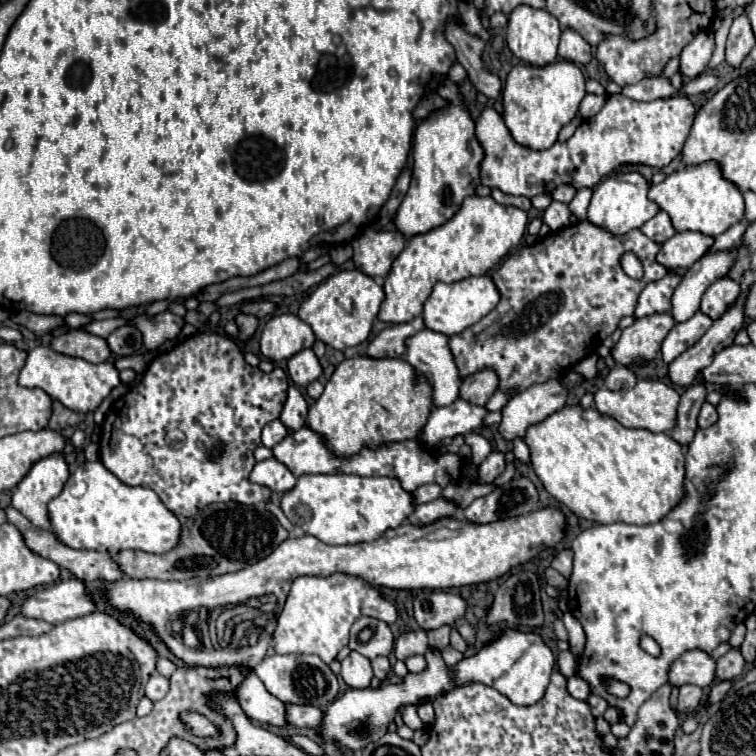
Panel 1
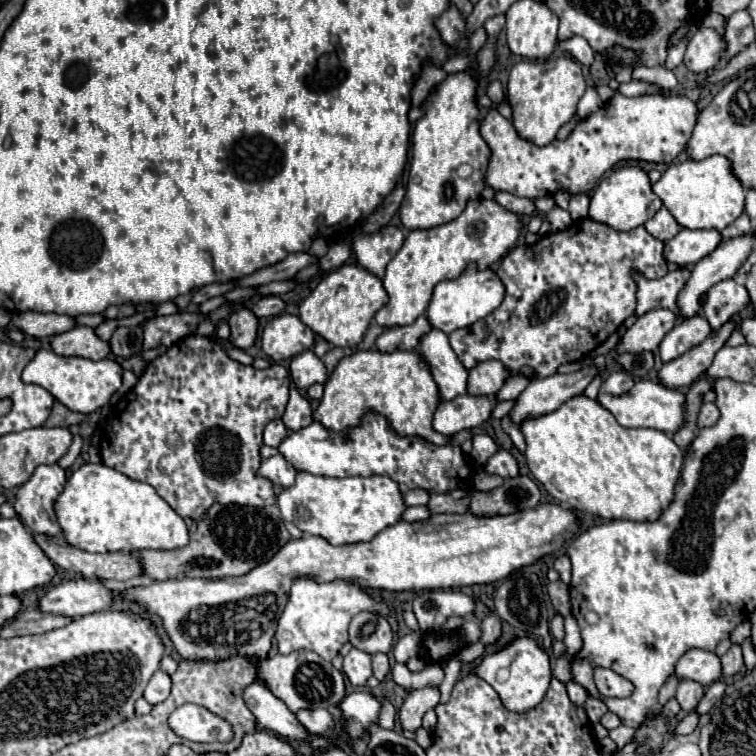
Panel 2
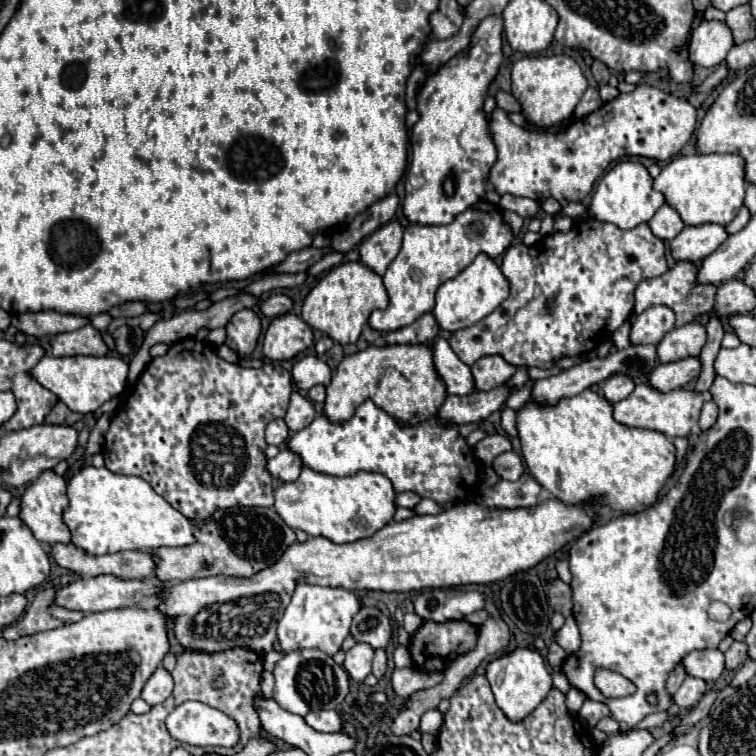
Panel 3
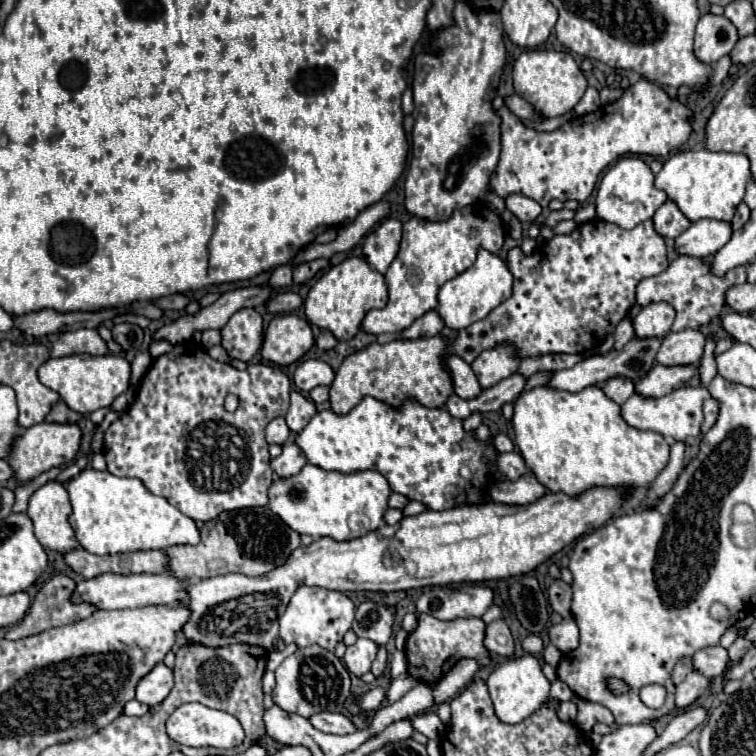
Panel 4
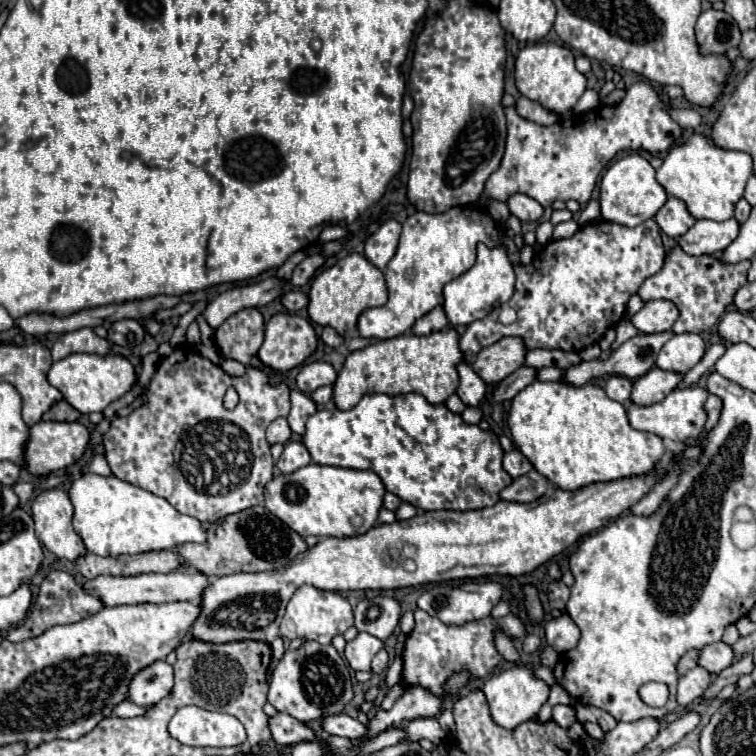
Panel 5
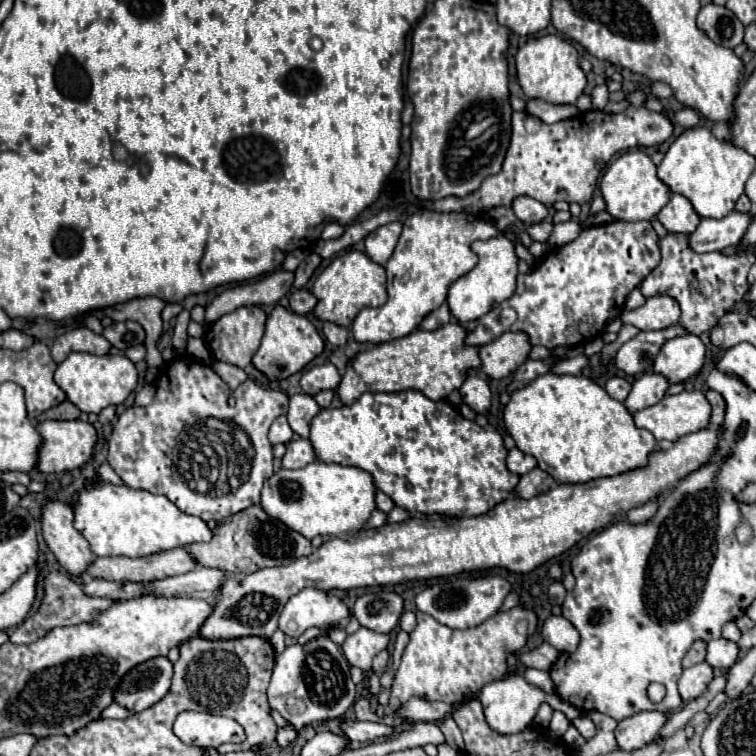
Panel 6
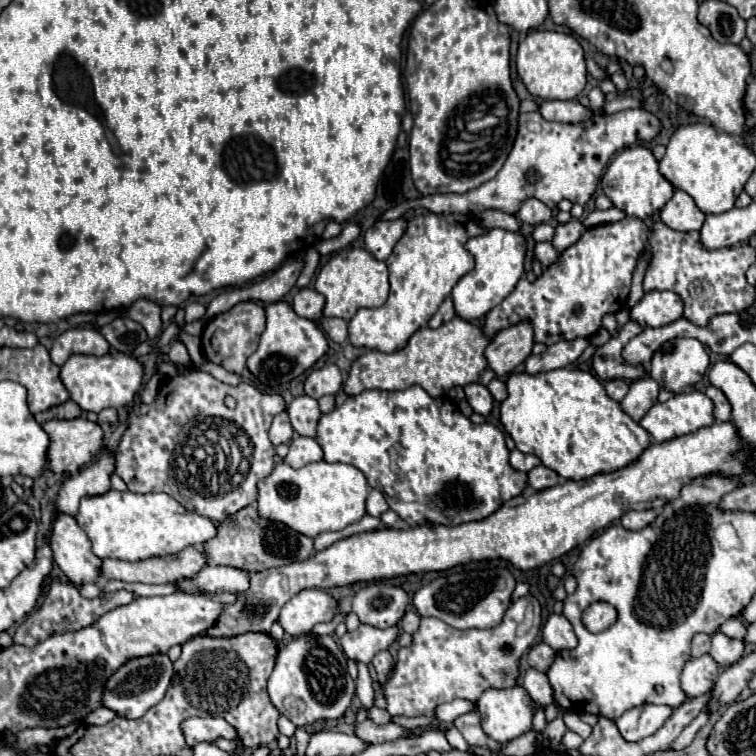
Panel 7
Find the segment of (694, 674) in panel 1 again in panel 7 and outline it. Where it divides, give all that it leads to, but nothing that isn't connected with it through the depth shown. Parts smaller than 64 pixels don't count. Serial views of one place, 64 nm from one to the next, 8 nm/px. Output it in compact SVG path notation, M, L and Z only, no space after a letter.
M720 630L714 634L710 656L712 656L722 668L726 668L726 666L738 662L738 658L742 658L742 654L744 654L744 640L728 638L728 636L722 634Z

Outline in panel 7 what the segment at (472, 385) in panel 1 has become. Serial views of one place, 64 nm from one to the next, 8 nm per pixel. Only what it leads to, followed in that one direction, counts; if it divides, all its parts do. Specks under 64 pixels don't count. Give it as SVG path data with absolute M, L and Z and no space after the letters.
M518 322L500 330L492 344L486 348L488 366L496 372L496 376L504 378L512 370L516 370L532 352L534 330L530 322Z

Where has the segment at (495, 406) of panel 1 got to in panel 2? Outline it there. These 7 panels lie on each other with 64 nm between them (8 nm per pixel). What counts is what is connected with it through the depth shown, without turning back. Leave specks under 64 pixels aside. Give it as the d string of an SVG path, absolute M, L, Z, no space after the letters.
M522 374L510 376L510 378L504 382L502 390L496 394L496 396L498 396L498 402L502 402L502 400L514 400L514 398L518 398L518 394L522 394L522 390L524 390L528 384L530 384L530 380L528 380L526 376L522 376Z

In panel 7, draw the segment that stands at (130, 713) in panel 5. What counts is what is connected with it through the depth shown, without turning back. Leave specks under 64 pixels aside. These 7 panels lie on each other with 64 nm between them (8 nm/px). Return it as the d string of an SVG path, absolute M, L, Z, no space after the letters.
M96 708L96 710L92 710L90 714L86 714L84 724L96 724L96 726L100 726L100 724L110 722L114 716L116 716L116 714L114 714L112 710L108 710L108 708Z

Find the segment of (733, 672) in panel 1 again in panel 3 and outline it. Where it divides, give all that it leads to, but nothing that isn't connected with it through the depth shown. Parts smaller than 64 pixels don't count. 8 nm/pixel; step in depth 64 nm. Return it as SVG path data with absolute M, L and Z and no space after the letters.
M734 642L728 650L726 650L726 668L734 670L738 666L742 666L746 660L746 644L744 642Z

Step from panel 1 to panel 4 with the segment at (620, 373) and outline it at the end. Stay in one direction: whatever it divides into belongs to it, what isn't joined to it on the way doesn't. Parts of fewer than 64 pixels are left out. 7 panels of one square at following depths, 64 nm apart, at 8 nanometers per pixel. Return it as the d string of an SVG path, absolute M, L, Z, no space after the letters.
M616 376L616 378L610 378L602 390L610 400L614 400L616 404L622 404L626 402L626 398L630 398L630 394L634 394L634 384L630 380Z

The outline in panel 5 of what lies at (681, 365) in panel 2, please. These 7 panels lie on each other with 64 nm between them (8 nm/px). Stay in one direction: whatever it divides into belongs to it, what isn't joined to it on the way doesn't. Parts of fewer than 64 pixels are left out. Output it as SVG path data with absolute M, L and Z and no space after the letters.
M652 368L648 374L634 380L630 402L638 406L650 406L650 404L662 402L662 398L666 398L666 394L670 394L680 380L682 380L682 374Z

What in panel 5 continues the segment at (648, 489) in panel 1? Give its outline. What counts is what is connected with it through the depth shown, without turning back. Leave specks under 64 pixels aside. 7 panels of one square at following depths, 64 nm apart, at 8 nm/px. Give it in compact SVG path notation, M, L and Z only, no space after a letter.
M566 380L532 382L526 390L512 398L508 412L508 428L516 448L532 462L532 466L562 490L576 490L592 482L608 482L624 476L642 476L652 472L664 458L662 438L650 432L634 430L626 418L626 408L614 402L596 384L574 386Z

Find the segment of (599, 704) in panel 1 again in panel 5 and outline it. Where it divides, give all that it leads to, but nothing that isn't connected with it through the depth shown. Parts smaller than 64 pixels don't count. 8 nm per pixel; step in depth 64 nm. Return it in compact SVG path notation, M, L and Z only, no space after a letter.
M576 704L576 716L578 716L580 722L596 722L596 724L600 724L604 734L610 732L616 726L616 720L608 712L600 710L600 708L594 708L594 706Z

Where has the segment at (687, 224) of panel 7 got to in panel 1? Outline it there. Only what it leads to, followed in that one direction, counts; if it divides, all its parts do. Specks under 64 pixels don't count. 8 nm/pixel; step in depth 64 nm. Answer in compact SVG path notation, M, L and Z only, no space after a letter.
M660 210L650 222L646 222L642 228L640 228L648 238L652 238L654 242L666 242L668 238L672 238L674 234L676 234L676 230L674 230L674 226L672 226L672 222L670 222L670 216L664 212L664 210Z

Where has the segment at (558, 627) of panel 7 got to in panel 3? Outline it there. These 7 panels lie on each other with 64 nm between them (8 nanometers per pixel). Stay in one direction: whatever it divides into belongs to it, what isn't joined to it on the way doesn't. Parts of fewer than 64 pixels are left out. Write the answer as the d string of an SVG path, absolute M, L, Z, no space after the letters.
M572 615L566 618L564 626L556 632L554 640L564 648L566 654L574 654L578 650L578 646L580 646L580 632L578 632L576 620L574 620Z

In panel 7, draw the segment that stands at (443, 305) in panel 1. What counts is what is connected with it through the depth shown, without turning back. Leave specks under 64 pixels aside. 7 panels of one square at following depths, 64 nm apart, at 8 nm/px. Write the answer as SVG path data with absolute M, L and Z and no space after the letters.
M488 228L484 234L468 238L464 246L474 256L476 268L458 280L458 284L452 288L452 300L456 314L460 318L478 320L486 316L494 306L498 306L522 278L526 254L528 254L528 238L522 232Z

